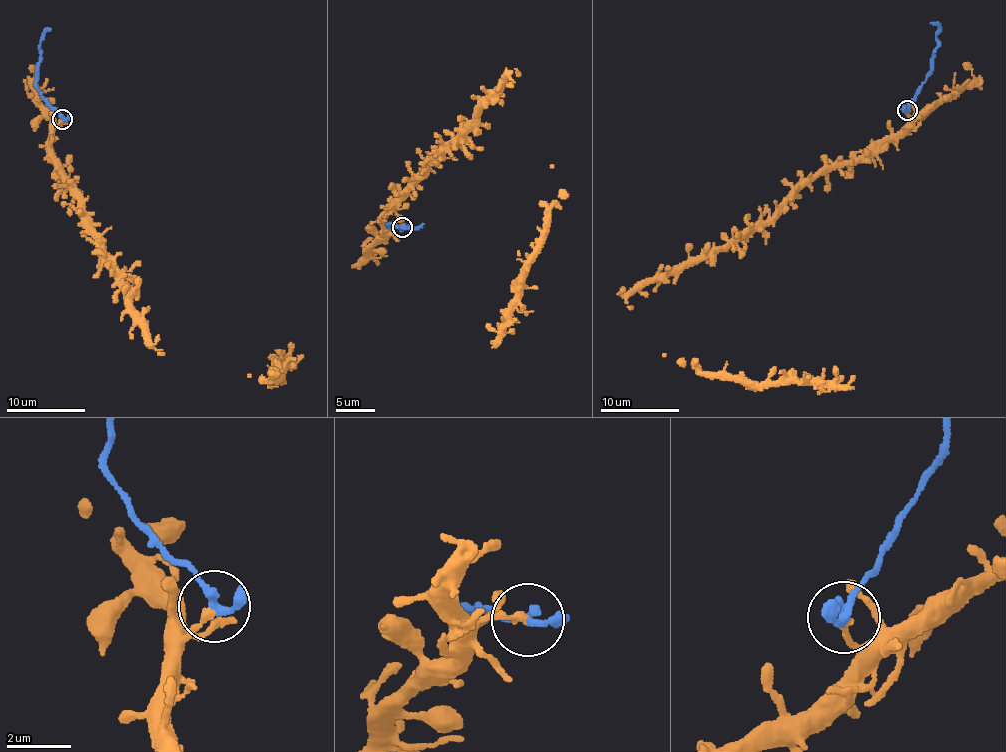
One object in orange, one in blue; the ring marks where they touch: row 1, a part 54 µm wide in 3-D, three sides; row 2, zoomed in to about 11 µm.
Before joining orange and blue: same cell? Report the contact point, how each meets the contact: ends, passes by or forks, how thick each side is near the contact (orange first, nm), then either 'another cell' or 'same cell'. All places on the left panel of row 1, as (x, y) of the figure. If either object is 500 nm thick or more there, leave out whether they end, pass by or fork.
(62, 119) | orange ends | blue passes by | 220/240 nm | another cell

